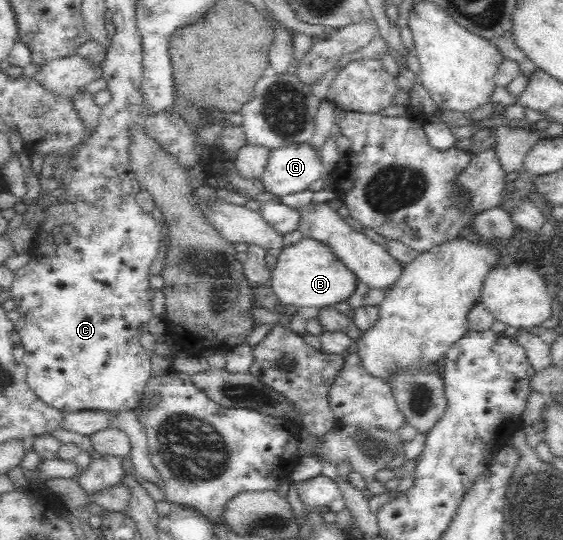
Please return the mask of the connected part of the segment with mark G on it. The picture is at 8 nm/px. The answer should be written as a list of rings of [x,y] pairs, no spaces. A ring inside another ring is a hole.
[[[294,143],[269,150],[267,164],[259,180],[264,188],[264,197],[280,198],[308,189],[308,185],[318,178],[324,178],[324,169],[316,150],[309,143]]]

